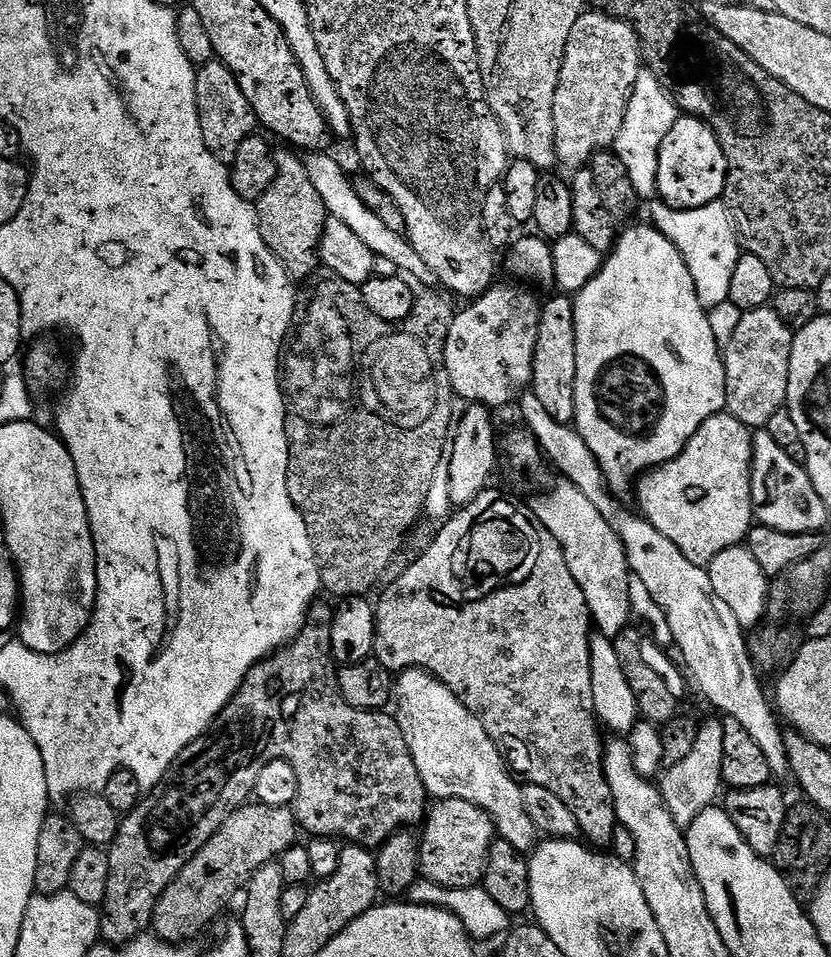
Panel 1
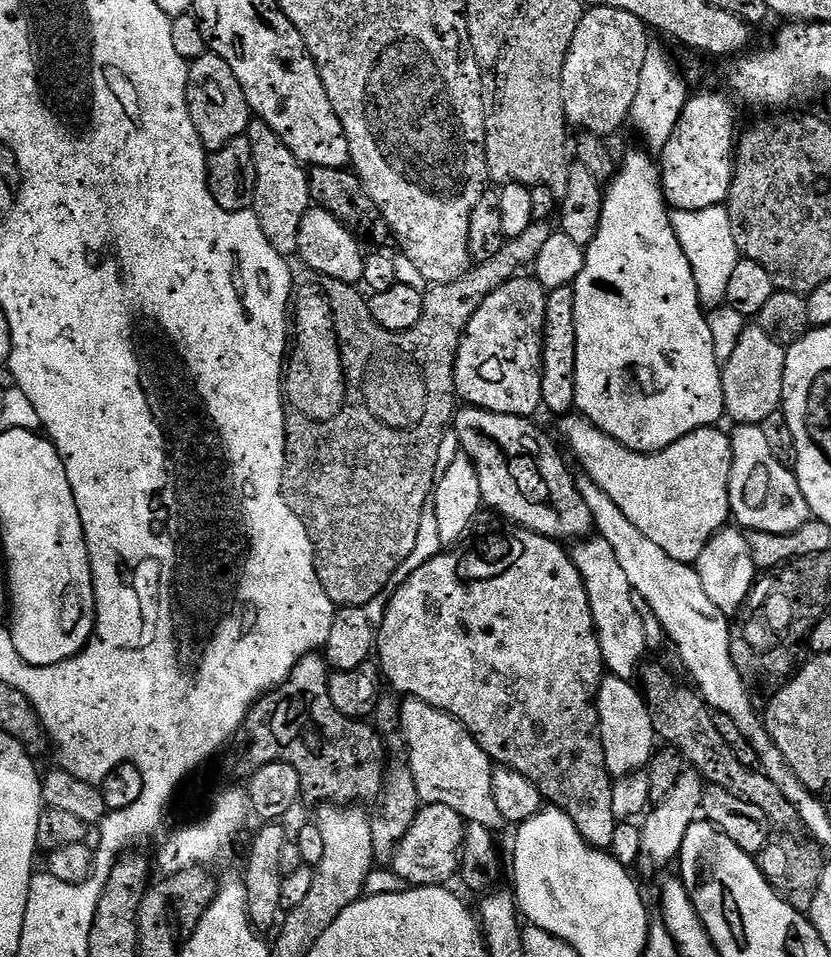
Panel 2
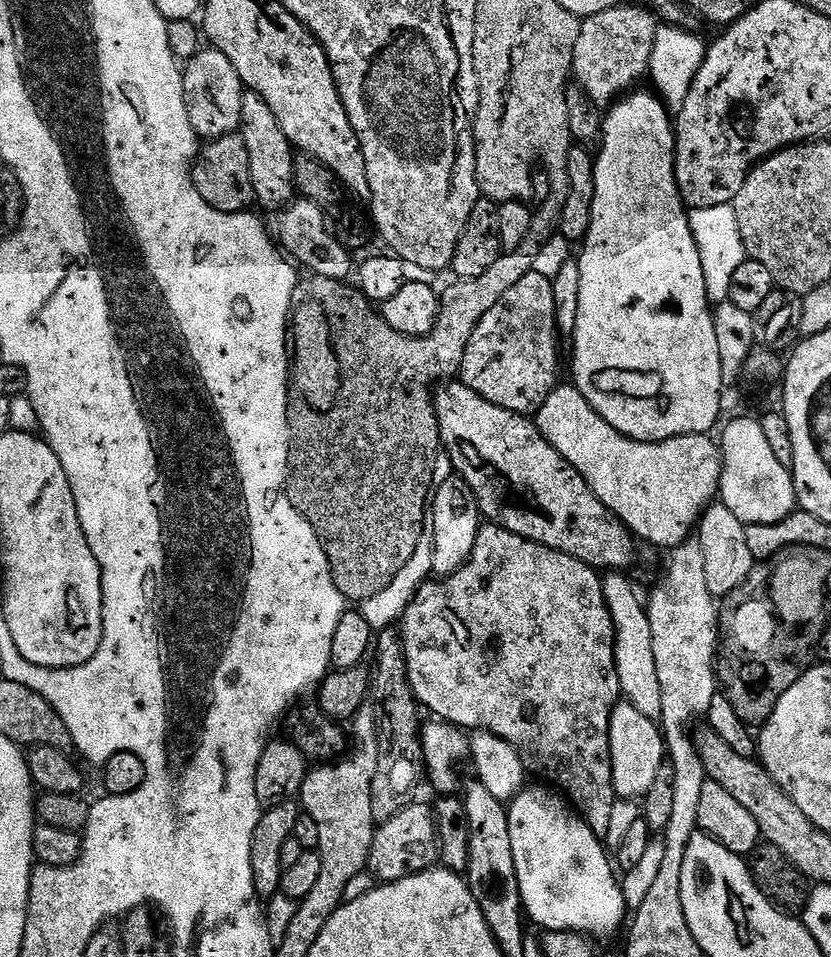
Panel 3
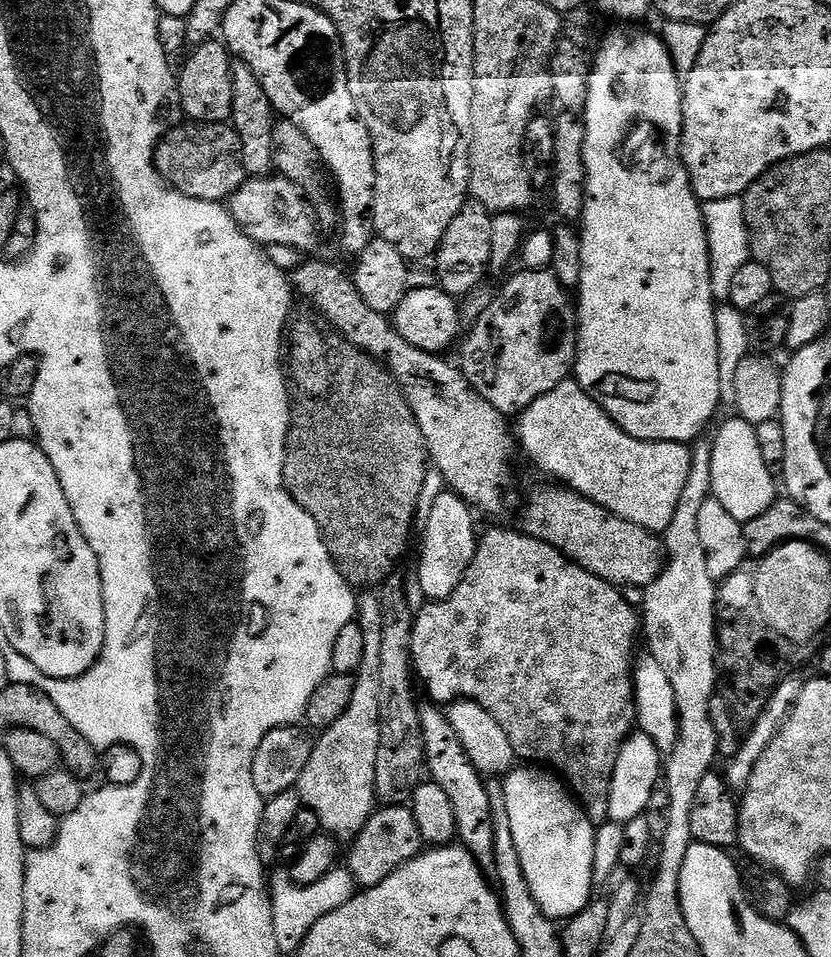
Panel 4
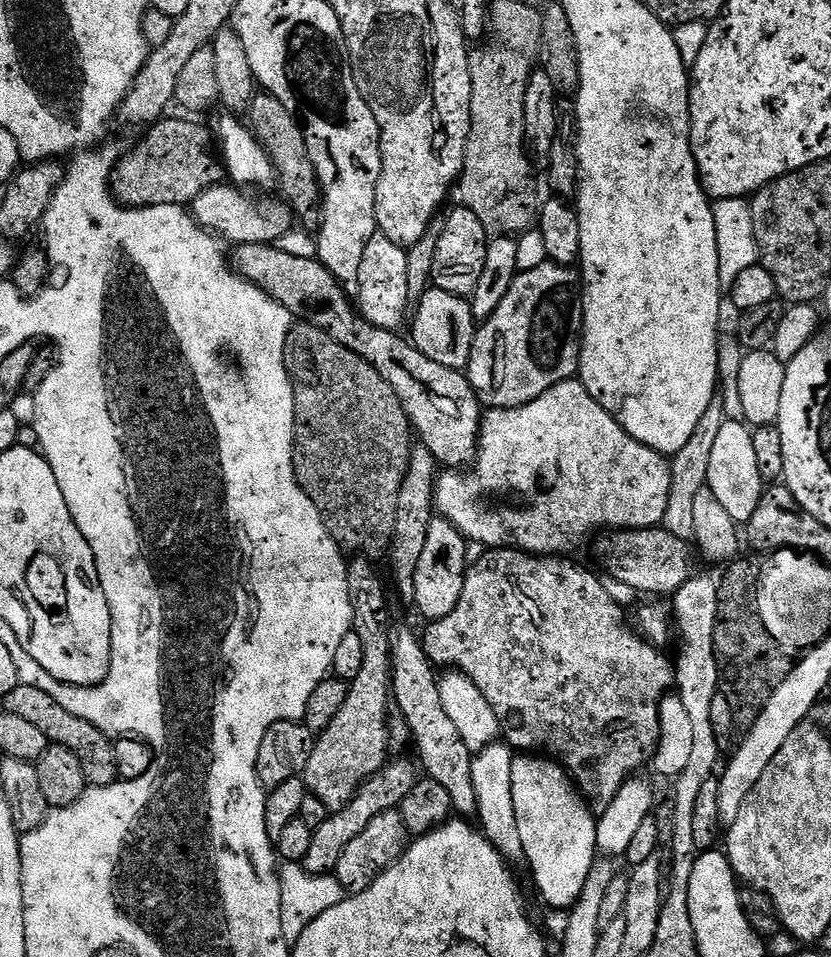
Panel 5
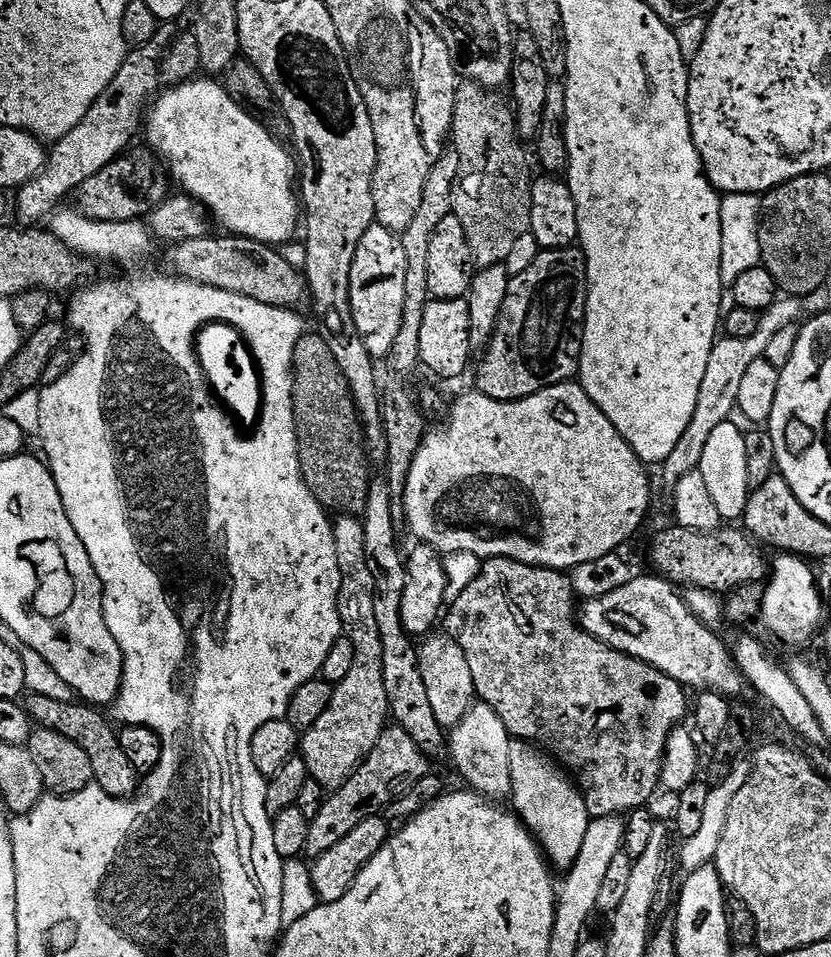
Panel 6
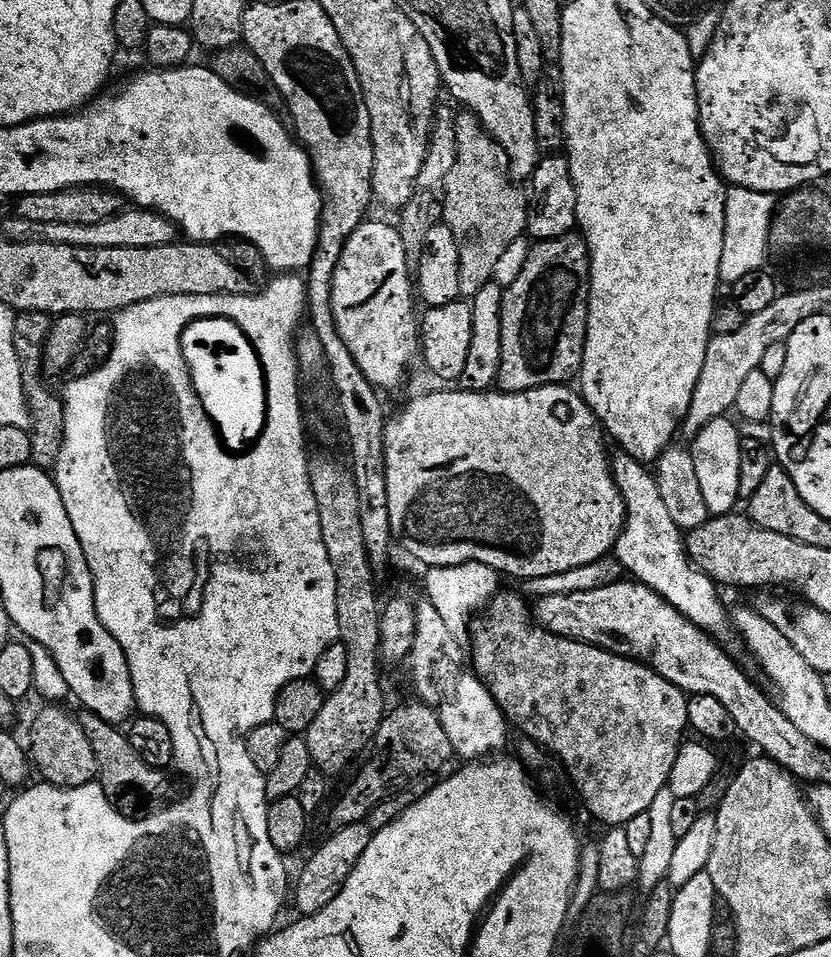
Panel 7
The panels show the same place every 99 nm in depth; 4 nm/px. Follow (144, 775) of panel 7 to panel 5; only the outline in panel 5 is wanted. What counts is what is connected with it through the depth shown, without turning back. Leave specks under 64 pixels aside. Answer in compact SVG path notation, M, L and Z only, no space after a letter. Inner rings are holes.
M20 684L10 694L2 697L3 711L15 714L17 718L23 718L26 722L42 730L46 734L49 744L66 746L82 762L82 770L86 774L89 785L93 788L105 788L111 784L116 784L118 777L116 775L116 763L114 762L113 741L104 735L102 730L90 726L90 722L70 714L70 710L58 706L54 698L46 694L37 687Z

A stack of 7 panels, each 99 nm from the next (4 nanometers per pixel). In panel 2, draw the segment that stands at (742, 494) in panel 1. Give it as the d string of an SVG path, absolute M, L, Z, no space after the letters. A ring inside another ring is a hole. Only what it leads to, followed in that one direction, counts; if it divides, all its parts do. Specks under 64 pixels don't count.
M569 414L559 421L560 432L572 452L580 456L590 467L589 473L595 477L605 491L615 499L629 520L650 540L662 546L672 558L688 565L695 565L702 550L721 528L729 523L732 506L728 497L728 483L732 474L732 438L720 426L705 426L686 434L669 448L660 452L635 452L625 444L610 438L600 428L595 428L580 414Z

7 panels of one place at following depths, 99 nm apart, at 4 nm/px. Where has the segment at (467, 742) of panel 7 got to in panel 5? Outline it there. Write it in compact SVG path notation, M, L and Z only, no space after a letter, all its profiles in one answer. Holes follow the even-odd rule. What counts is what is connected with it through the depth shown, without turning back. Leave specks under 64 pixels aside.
M507 743L487 744L472 758L474 794L478 794L478 810L475 819L484 837L500 851L509 862L524 860L522 837L518 834L518 814L514 814L514 774L512 773L513 749Z

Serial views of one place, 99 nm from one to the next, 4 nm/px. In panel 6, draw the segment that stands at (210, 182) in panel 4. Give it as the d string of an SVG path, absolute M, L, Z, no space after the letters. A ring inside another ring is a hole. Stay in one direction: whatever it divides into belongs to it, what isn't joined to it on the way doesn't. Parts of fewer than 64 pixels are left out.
M151 151L125 154L110 166L98 170L94 178L86 178L74 193L75 207L83 216L98 222L139 221L155 210L170 195L170 176L165 165Z

